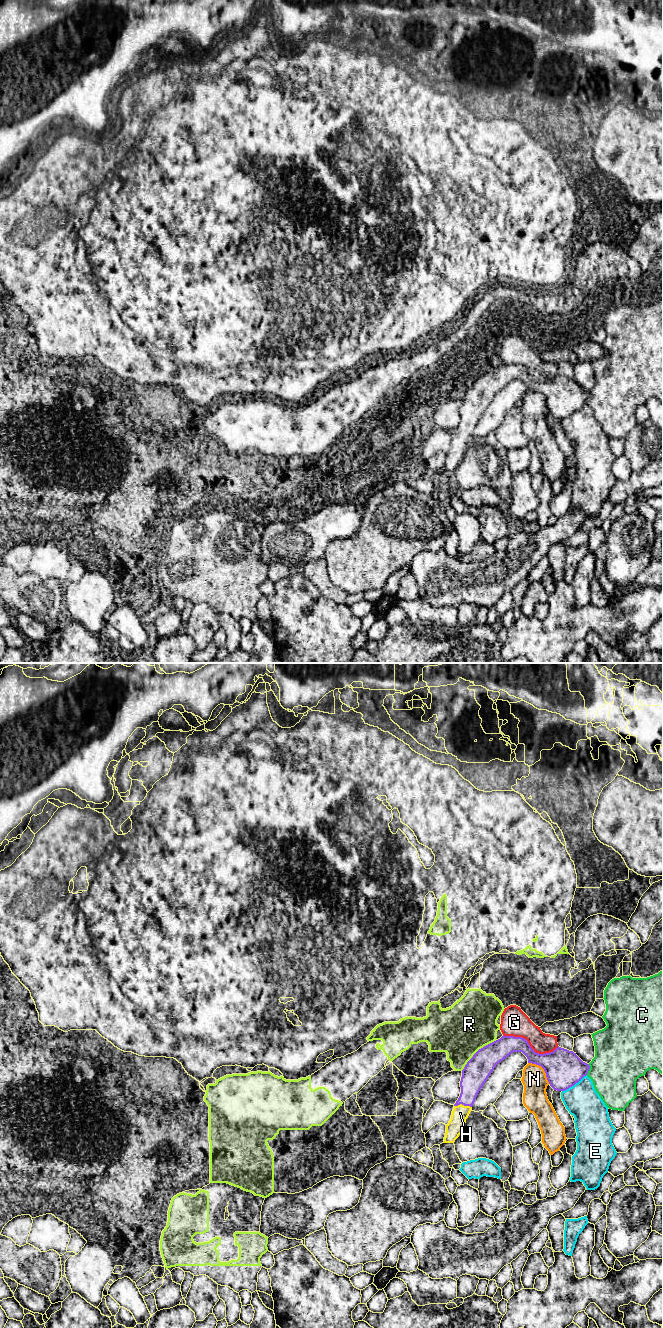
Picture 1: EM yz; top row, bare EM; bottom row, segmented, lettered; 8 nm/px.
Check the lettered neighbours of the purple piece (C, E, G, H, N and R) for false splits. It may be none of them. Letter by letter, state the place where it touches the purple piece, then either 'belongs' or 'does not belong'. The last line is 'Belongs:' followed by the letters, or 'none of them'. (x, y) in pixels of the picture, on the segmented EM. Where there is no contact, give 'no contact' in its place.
C: yz (589, 1068) | does not belong
E: yz (574, 1084) | does not belong
G: yz (530, 1046) | does not belong
H: yz (463, 1104) | belongs
N: yz (543, 1068) | does not belong
R: yz (477, 1051) | does not belong
Belongs: H

